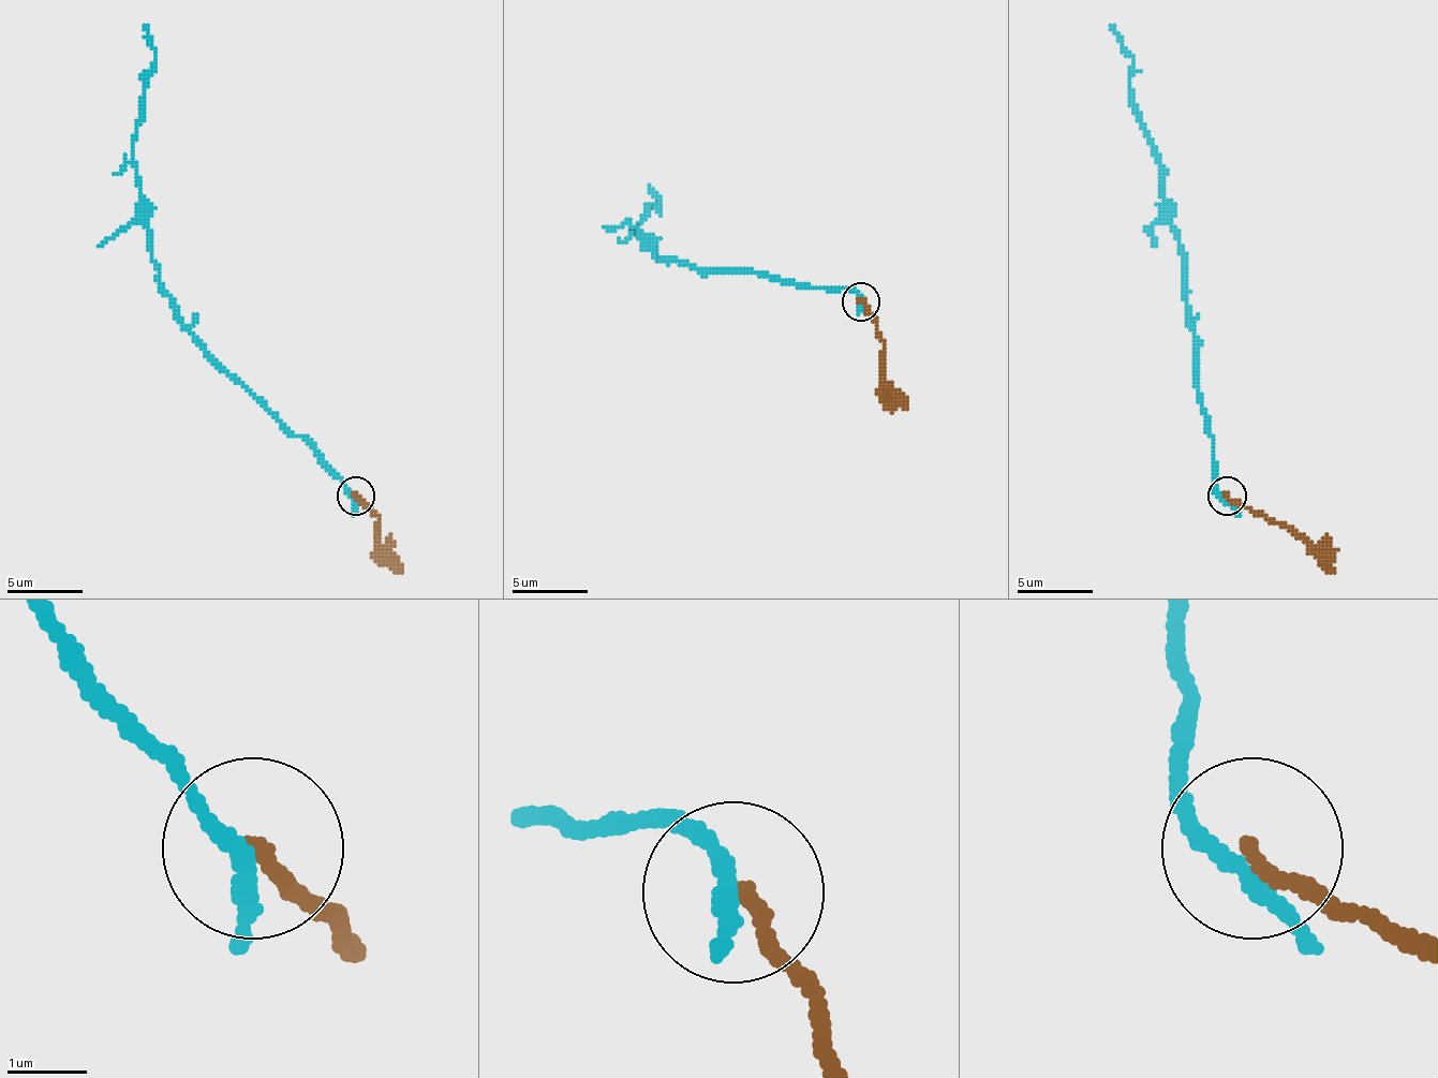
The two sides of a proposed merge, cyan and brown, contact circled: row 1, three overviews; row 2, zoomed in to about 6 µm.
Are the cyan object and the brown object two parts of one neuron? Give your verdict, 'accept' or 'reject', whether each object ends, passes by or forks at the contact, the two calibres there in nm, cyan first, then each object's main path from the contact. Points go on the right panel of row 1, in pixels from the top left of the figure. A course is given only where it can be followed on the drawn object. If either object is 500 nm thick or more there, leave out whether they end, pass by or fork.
reject | cyan passes by | brown ends | 200/200 nm | cyan via (1225, 497), (1213, 482), (1213, 436), (1194, 374), (1186, 280), (1156, 147), (1132, 101), (1132, 56), (1110, 25) | brown via (1228, 497), (1274, 519), (1334, 573)

